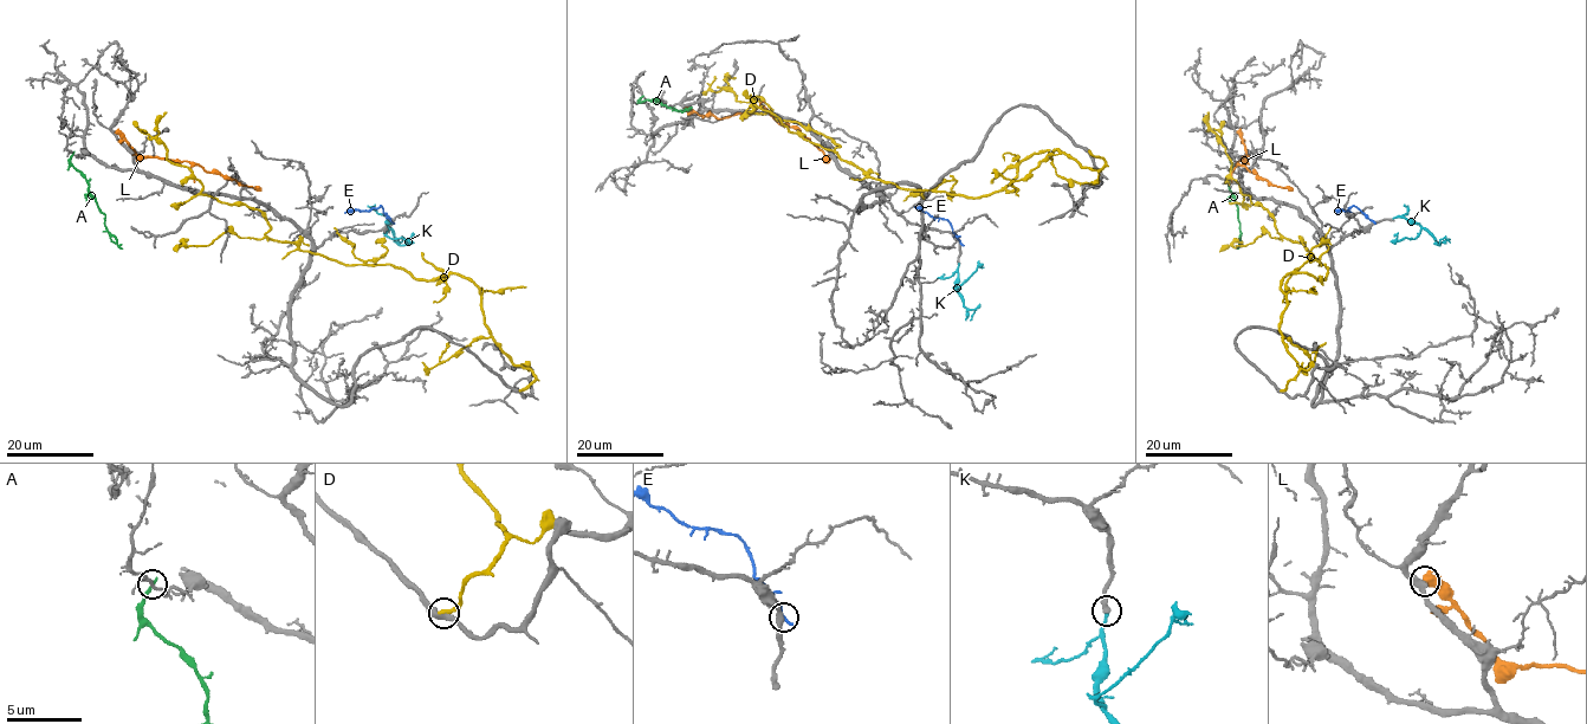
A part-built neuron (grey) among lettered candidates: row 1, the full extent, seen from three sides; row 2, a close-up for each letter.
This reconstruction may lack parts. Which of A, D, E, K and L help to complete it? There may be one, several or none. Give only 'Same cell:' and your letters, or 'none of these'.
Same cell: K

